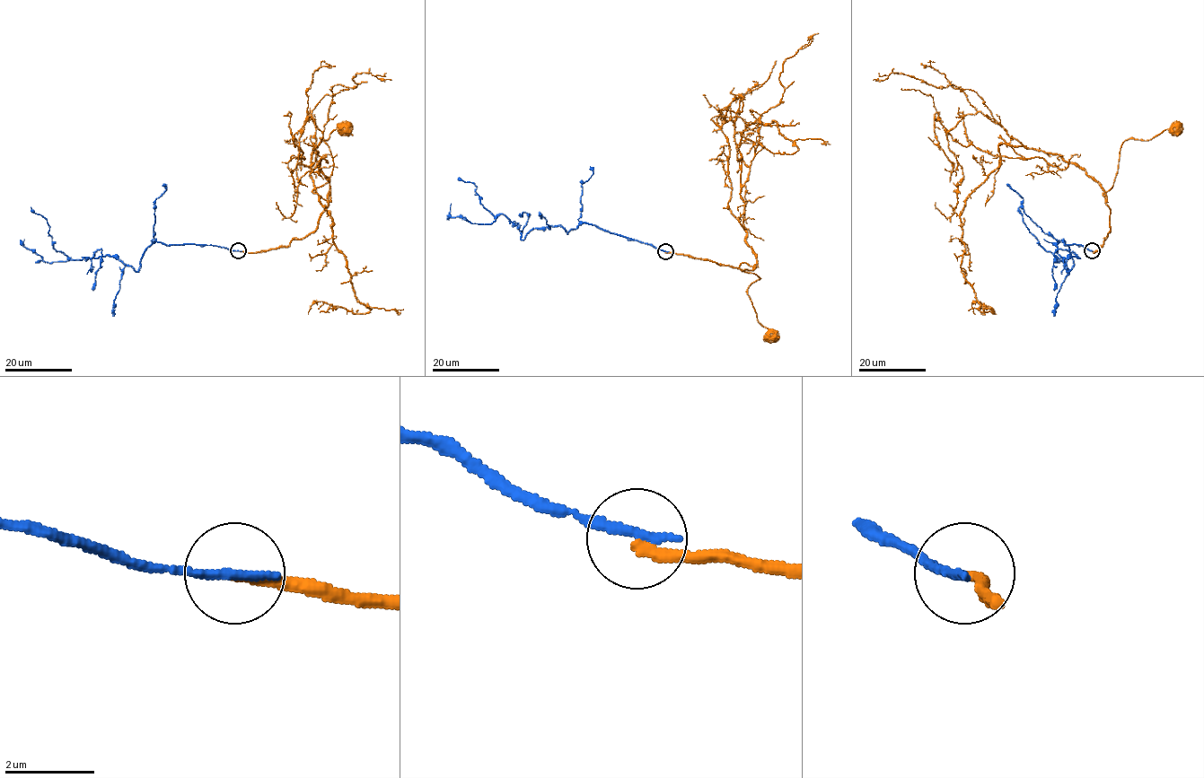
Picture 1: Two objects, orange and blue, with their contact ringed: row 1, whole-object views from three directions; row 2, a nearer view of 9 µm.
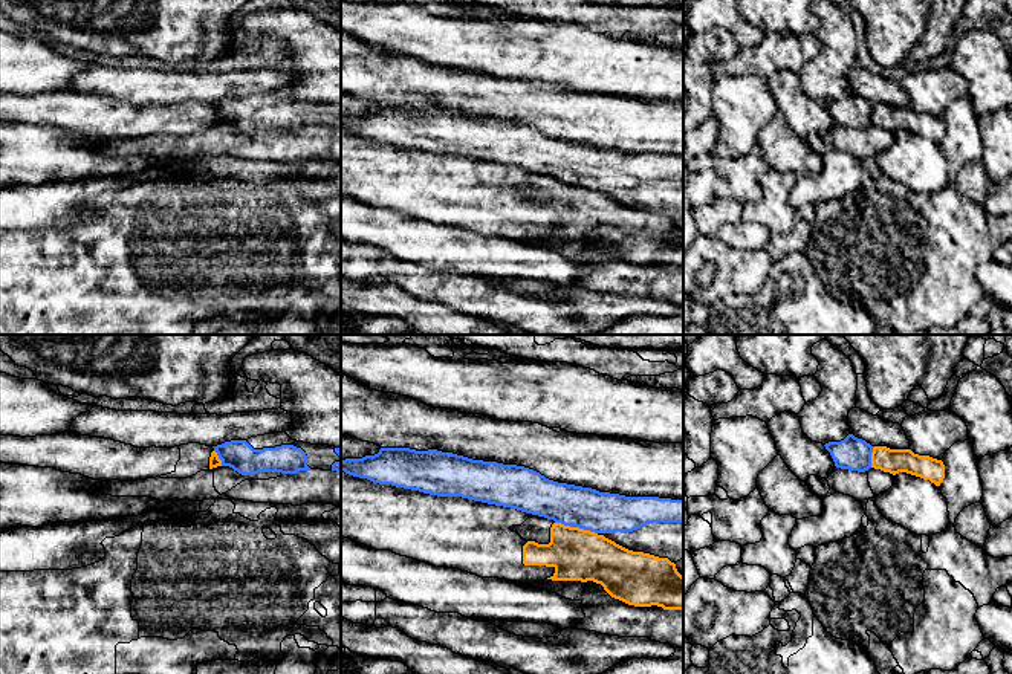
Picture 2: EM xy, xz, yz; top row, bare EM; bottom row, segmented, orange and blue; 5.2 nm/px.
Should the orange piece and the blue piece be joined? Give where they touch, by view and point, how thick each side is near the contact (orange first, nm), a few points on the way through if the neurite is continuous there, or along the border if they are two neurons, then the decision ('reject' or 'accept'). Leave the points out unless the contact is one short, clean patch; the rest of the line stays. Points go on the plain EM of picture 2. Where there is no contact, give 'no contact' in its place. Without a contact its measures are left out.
xz (577, 185) | 280/220 nm | along xz (555, 179), (596, 191) | reject

